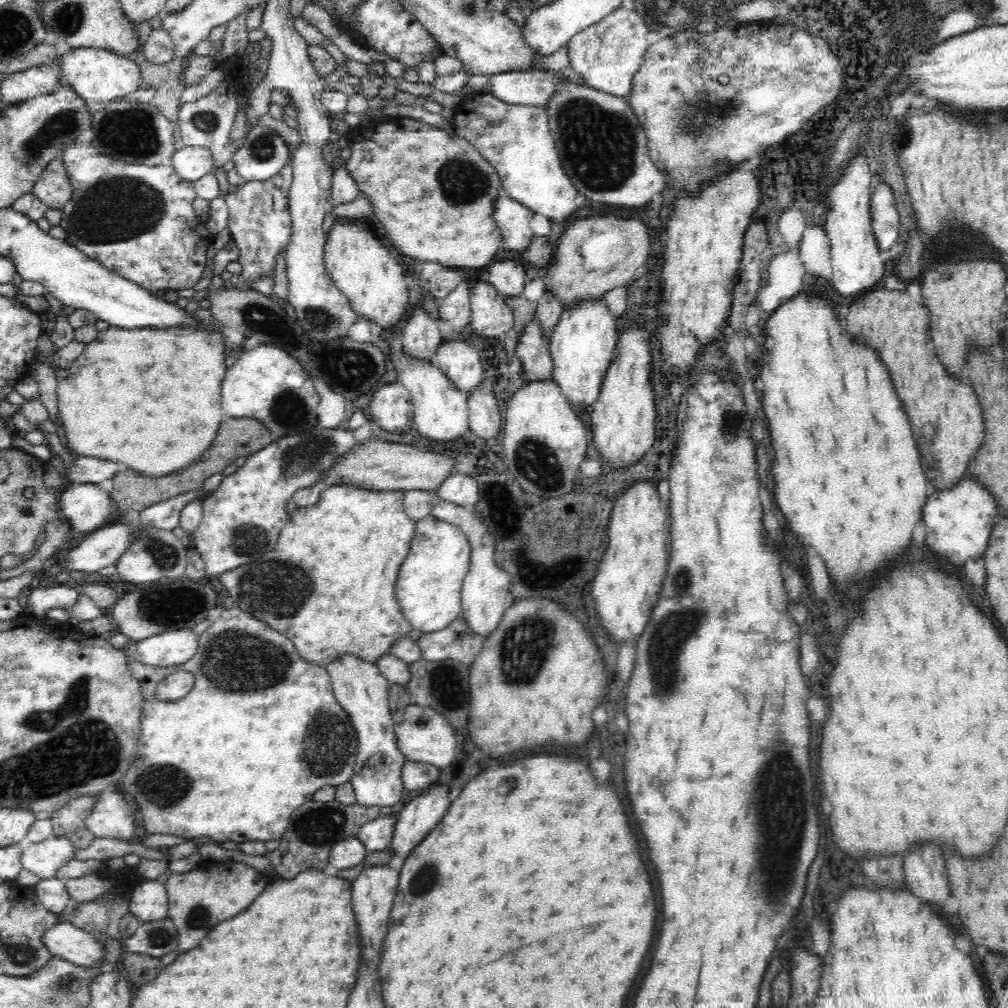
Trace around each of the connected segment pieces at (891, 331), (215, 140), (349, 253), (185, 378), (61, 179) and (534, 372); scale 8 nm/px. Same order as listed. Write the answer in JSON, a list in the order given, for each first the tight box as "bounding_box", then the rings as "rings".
[{"bounding_box":[847,288,985,490],"rings":[[[878,288],[856,297],[847,315],[847,335],[874,347],[888,369],[919,450],[921,466],[935,489],[944,490],[967,474],[968,462],[985,439],[982,409],[970,382],[949,375],[930,343],[926,306],[910,300],[906,292]]]},{"bounding_box":[175,74,239,168],"rings":[[[228,74],[228,76],[226,76],[226,80],[222,80],[222,84],[220,84],[220,88],[216,88],[216,90],[213,90],[210,94],[208,94],[208,96],[206,96],[206,98],[203,97],[193,102],[188,102],[188,101],[182,102],[178,104],[178,110],[176,110],[175,126],[176,126],[176,133],[179,140],[179,144],[181,144],[182,146],[193,146],[193,147],[204,146],[208,148],[208,150],[210,150],[210,152],[212,153],[215,168],[218,168],[218,166],[223,166],[225,162],[228,162],[230,158],[233,158],[233,154],[237,151],[239,147],[238,145],[237,148],[234,148],[234,144],[230,142],[230,130],[232,130],[232,124],[234,124],[234,118],[236,118],[236,110],[238,110],[238,98],[234,96],[234,92],[238,92],[238,86],[236,86],[236,78],[232,78],[232,74]]]},{"bounding_box":[323,217,408,327],"rings":[[[336,217],[326,232],[326,248],[323,259],[328,274],[335,285],[350,301],[352,310],[359,317],[375,320],[380,327],[396,326],[408,308],[408,288],[404,268],[390,252],[374,237],[373,230],[368,230],[360,223],[348,218]]]},{"bounding_box":[36,322,227,477],"rings":[[[218,322],[217,326],[208,326],[208,329],[120,329],[119,327],[111,326],[105,332],[99,332],[98,337],[94,342],[90,342],[85,346],[82,355],[66,370],[56,368],[54,364],[53,345],[50,341],[48,332],[44,332],[37,344],[36,358],[39,363],[48,366],[54,377],[56,378],[56,393],[58,397],[58,412],[62,418],[62,426],[68,440],[68,450],[75,456],[87,456],[92,458],[106,458],[112,462],[122,462],[128,468],[140,472],[140,475],[148,477],[158,477],[171,474],[178,471],[178,468],[184,469],[186,466],[191,466],[194,460],[198,460],[202,456],[202,452],[212,444],[218,426],[223,423],[226,418],[222,416],[222,406],[220,406],[221,386],[227,372],[225,359],[225,338],[220,332],[222,325]]]},{"bounding_box":[31,157,72,208],"rings":[[[61,157],[51,160],[31,190],[49,208],[62,208],[72,196],[72,185]]]},{"bounding_box":[515,318,553,382],"rings":[[[532,318],[526,322],[515,348],[522,361],[522,378],[525,382],[543,381],[553,378],[553,361],[549,351],[549,338],[542,331],[540,322]]]}]

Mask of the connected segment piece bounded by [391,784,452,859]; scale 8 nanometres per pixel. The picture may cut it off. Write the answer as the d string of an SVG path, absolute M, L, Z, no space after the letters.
M440 784L432 785L424 794L412 796L405 804L397 819L391 845L396 856L405 859L440 824L451 806L449 790Z

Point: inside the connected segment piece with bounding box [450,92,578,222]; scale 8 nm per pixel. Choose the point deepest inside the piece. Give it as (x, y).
(516, 140)

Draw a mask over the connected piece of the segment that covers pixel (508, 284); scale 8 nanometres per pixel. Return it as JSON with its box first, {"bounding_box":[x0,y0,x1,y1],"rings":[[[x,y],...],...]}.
{"bounding_box":[487,254,528,296],"rings":[[[501,254],[487,268],[489,282],[502,296],[518,296],[528,280],[521,259],[516,255]]]}

